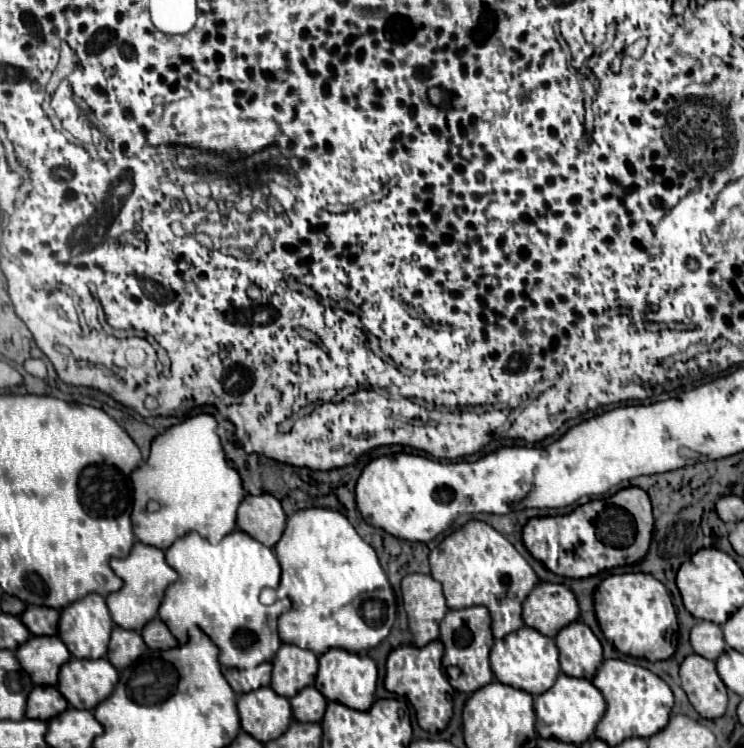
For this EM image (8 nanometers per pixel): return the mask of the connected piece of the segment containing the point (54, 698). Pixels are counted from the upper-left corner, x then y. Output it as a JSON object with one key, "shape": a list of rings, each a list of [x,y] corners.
{"shape":[[[35,687],[27,699],[27,719],[49,721],[67,709],[67,701],[57,687]]]}

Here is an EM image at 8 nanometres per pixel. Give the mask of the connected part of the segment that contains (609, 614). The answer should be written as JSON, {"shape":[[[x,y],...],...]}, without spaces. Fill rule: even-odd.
{"shape":[[[623,573],[603,579],[595,591],[595,615],[605,639],[625,655],[647,661],[661,661],[675,653],[671,635],[667,633],[669,627],[677,627],[675,607],[665,585],[659,583],[653,575]]]}

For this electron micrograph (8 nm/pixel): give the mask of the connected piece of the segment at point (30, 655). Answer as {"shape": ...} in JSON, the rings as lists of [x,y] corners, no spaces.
{"shape":[[[31,637],[15,655],[35,685],[57,685],[59,667],[71,657],[59,637]]]}

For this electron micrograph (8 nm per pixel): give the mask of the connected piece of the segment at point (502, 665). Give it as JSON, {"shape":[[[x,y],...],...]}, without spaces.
{"shape":[[[521,627],[511,635],[495,641],[491,649],[491,671],[497,681],[527,691],[529,695],[545,693],[559,675],[559,651],[555,647],[555,639],[541,635],[531,627]]]}

